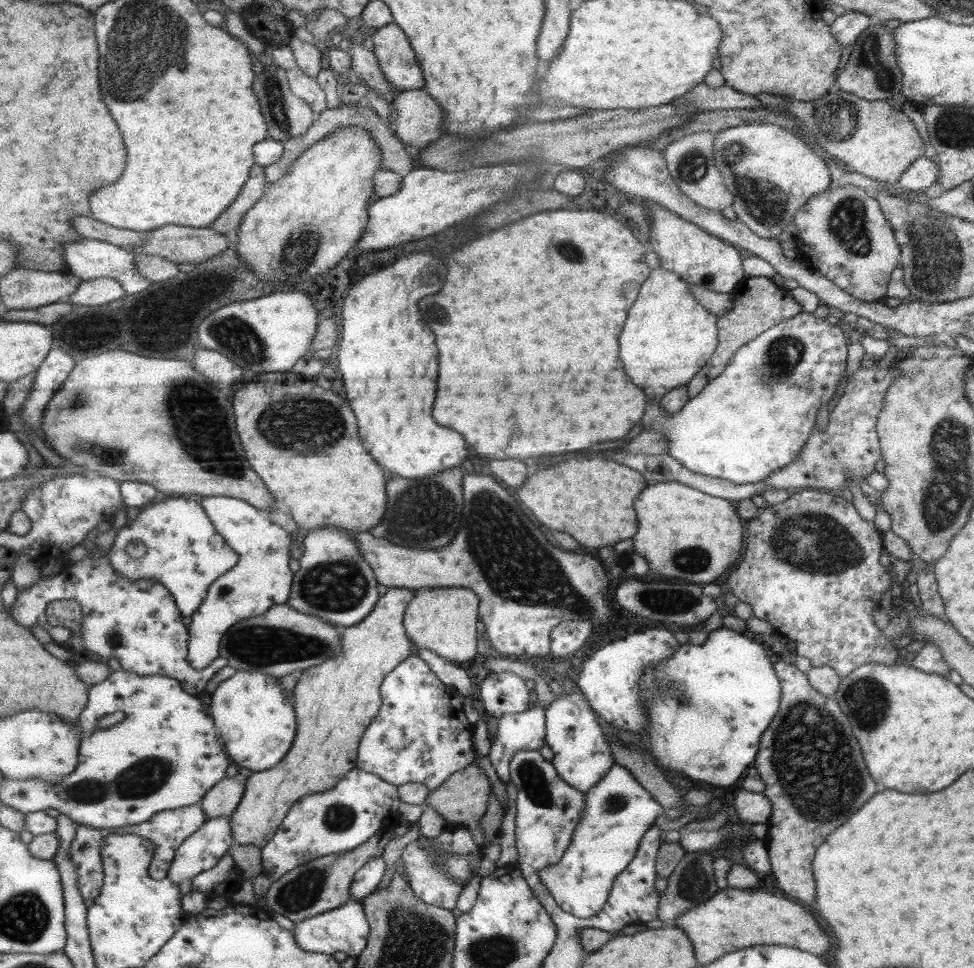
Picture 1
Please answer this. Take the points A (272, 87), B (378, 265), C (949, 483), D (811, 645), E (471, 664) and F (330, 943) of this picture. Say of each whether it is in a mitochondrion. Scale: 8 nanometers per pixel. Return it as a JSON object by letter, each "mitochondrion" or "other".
{"A":"mitochondrion","B":"other","C":"mitochondrion","D":"other","E":"other","F":"other"}

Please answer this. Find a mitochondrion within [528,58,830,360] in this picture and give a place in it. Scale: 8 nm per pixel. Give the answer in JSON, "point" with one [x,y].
{"point":[767,204]}

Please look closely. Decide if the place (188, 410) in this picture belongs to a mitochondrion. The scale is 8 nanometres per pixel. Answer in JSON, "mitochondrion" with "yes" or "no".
{"mitochondrion":"yes"}

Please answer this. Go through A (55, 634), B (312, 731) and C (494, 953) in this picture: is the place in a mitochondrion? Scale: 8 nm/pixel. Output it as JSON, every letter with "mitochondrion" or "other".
{"A":"other","B":"other","C":"mitochondrion"}

